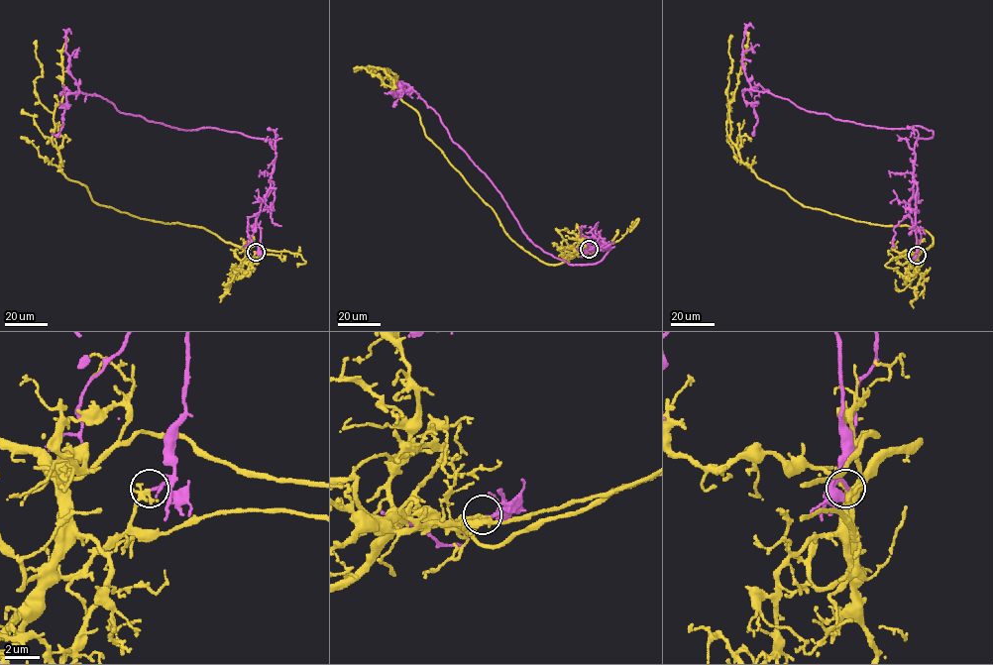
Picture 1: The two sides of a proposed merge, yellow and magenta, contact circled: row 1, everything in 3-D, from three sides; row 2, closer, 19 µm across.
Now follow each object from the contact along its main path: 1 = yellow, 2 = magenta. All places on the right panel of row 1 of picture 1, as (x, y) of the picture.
1: (917, 256), (919, 267), (933, 244), (925, 230), (803, 206), (742, 162), (726, 91), (732, 37)
2: (917, 256), (909, 215), (914, 145), (933, 131), (835, 120), (753, 90), (742, 51), (745, 28), (753, 28)

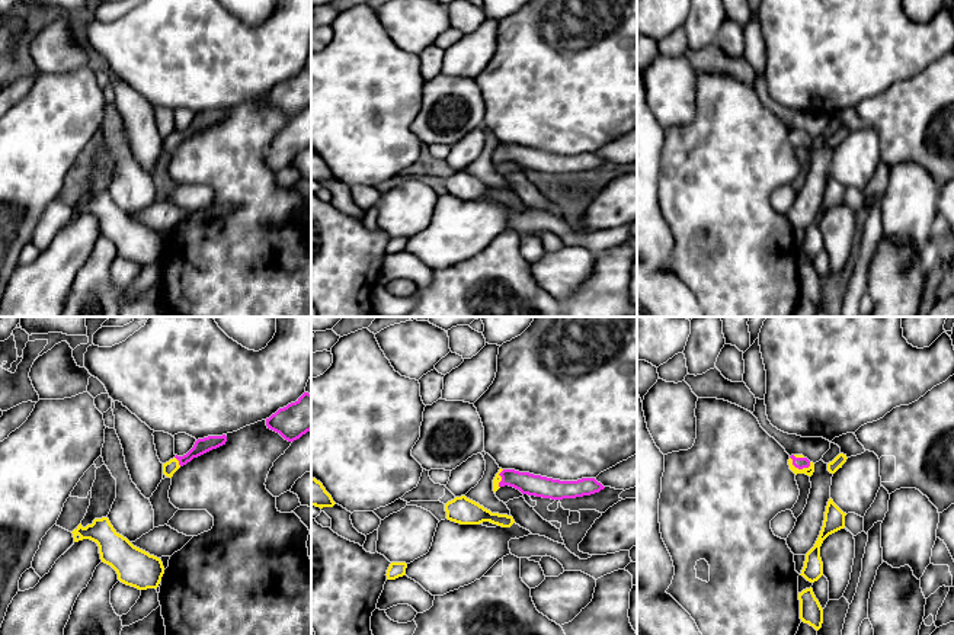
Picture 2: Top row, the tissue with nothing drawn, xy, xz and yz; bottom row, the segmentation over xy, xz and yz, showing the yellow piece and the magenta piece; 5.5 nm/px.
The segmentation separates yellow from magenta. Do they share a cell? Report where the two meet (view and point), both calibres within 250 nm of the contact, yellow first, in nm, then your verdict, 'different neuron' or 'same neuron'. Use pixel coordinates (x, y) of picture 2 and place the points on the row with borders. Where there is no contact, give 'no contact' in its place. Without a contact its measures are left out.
meets yellow in yz at (797, 468); 50 nm thick on the yellow side, 60 nm on the other; different neuron

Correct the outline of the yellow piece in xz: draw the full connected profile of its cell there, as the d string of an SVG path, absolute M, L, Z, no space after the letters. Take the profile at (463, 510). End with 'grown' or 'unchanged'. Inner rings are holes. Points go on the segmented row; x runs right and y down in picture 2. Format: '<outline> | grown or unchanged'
M465 496L455 497L445 504L446 519L460 525L480 525L490 522L502 527L510 527L515 520L512 516L492 513Z | unchanged

